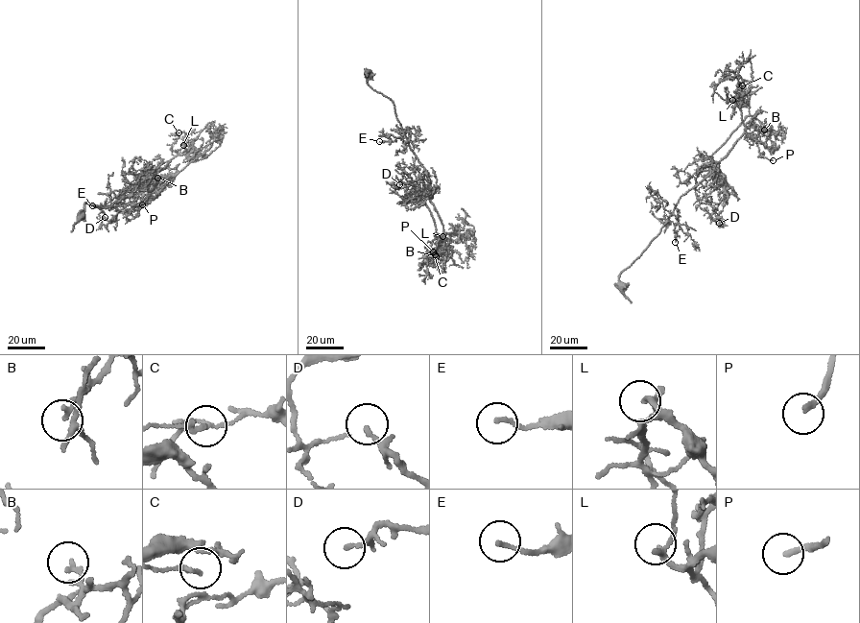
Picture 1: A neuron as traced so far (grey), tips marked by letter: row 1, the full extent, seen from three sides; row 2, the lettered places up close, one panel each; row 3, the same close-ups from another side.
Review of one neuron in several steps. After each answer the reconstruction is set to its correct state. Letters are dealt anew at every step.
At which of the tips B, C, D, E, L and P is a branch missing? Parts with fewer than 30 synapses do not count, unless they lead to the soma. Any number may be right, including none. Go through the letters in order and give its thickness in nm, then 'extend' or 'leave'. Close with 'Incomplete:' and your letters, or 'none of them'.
B: 160 nm | leave
C: 90 nm | leave
D: 110 nm | leave
E: 140 nm | leave
L: 160 nm | extend
P: 190 nm | extend
Incomplete: L, P

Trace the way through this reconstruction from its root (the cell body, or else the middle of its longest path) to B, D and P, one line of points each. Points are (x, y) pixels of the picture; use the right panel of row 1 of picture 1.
B: (623, 287), (620, 273), (657, 235), (680, 198), (709, 174), (741, 137), (745, 128), (764, 130)
D: (623, 287), (620, 273), (657, 235), (680, 198), (719, 166), (727, 186), (714, 209), (719, 223)
P: (623, 287), (620, 273), (657, 235), (680, 198), (709, 174), (745, 131), (753, 136), (760, 155), (773, 160)

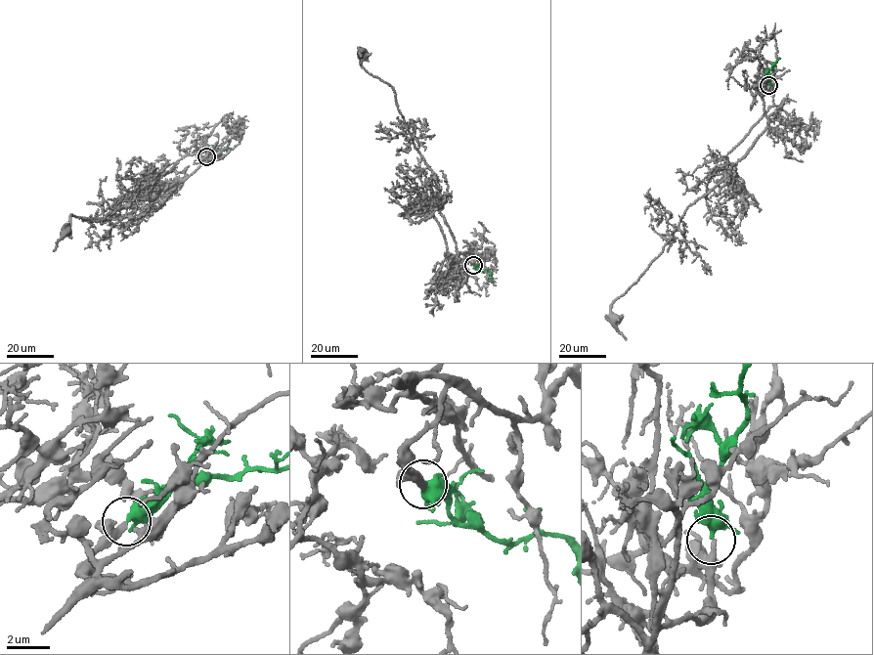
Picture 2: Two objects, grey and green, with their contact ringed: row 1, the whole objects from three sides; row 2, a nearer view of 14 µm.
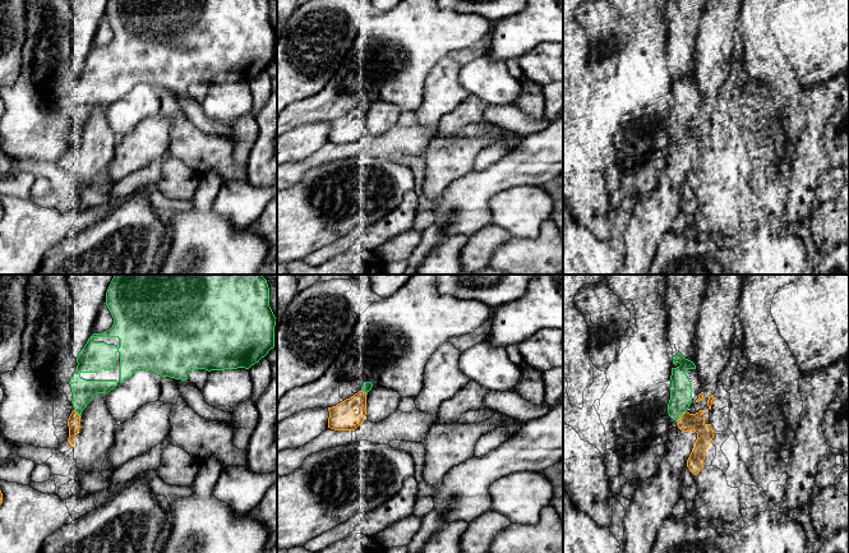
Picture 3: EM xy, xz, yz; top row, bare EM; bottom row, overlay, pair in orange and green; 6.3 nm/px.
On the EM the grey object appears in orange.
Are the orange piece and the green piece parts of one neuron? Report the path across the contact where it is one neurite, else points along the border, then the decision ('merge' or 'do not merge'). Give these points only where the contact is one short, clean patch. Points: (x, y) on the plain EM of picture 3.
merge

